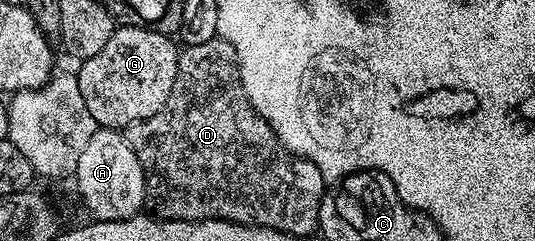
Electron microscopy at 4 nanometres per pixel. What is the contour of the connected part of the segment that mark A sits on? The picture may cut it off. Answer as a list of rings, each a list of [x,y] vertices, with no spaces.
[[[98,129],[79,153],[75,172],[77,191],[96,221],[123,221],[146,206],[145,170],[128,138],[117,129]]]

